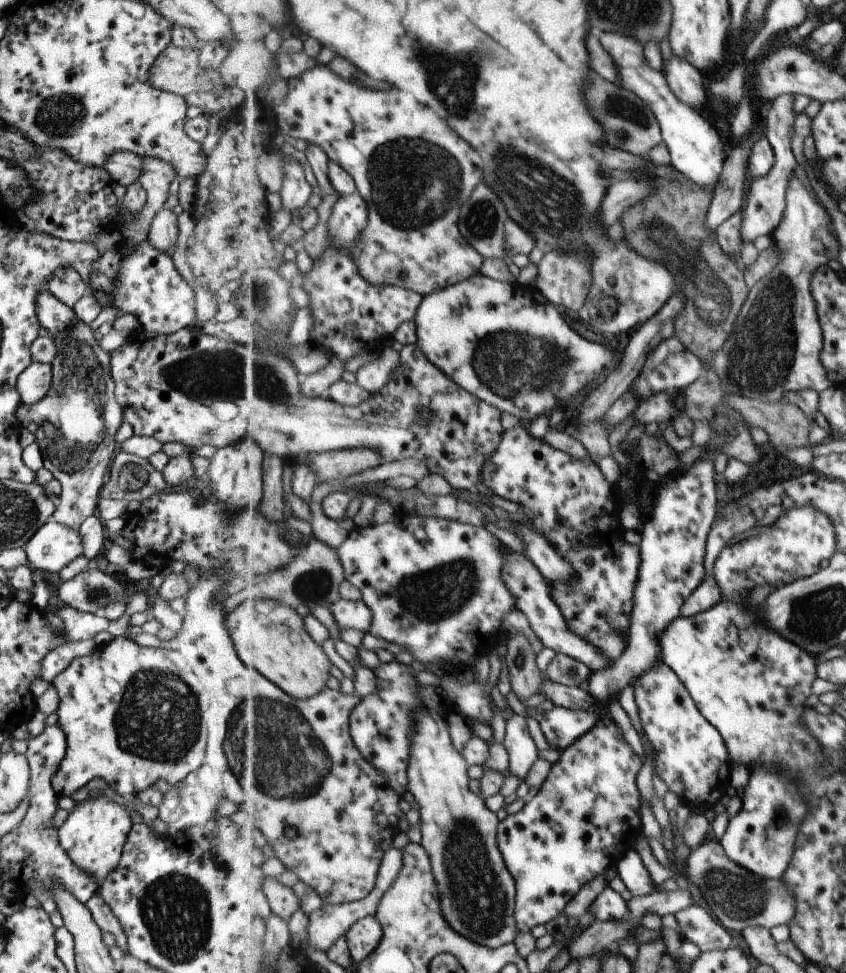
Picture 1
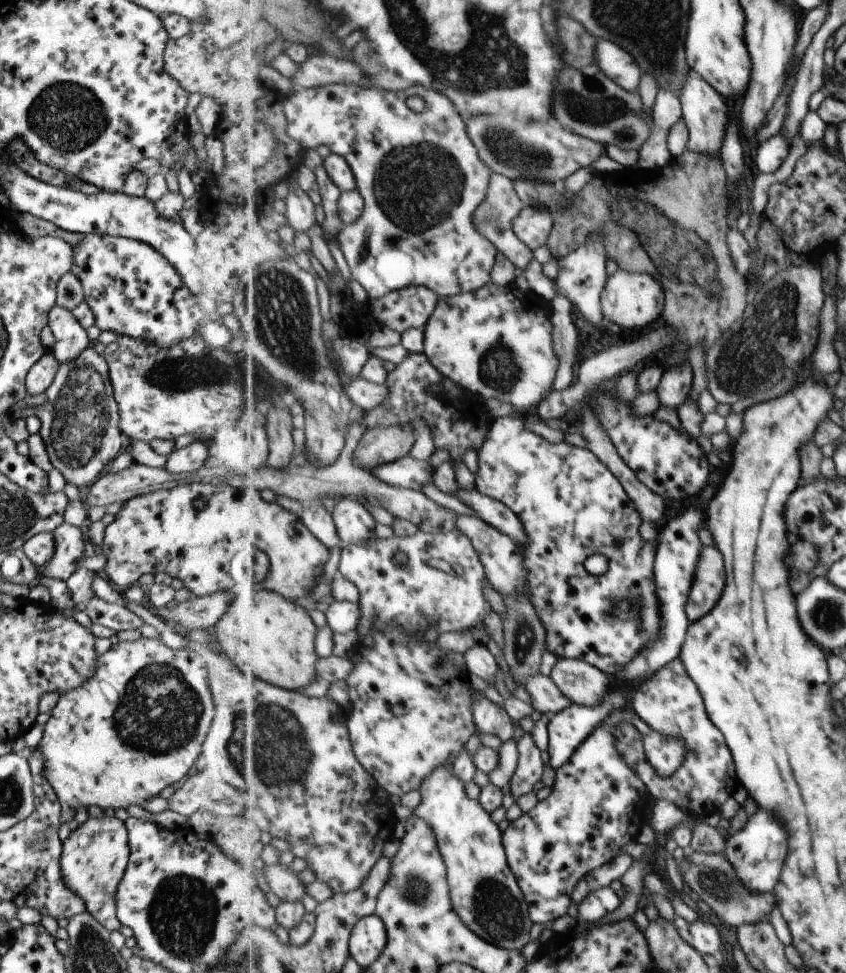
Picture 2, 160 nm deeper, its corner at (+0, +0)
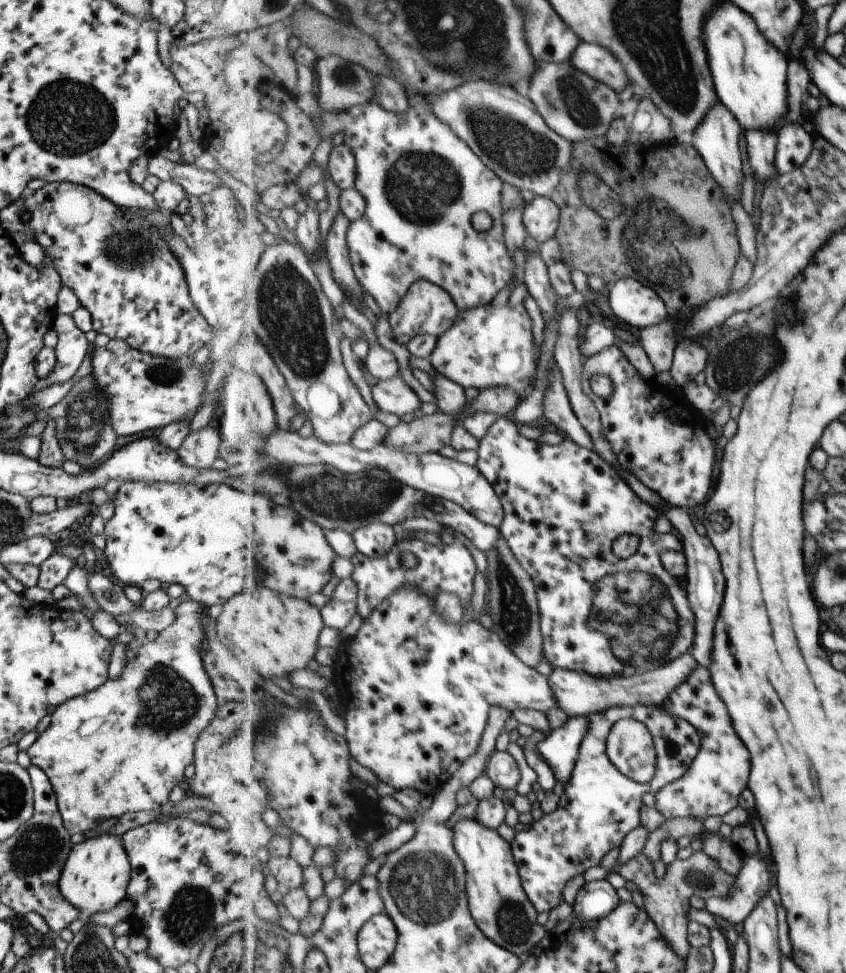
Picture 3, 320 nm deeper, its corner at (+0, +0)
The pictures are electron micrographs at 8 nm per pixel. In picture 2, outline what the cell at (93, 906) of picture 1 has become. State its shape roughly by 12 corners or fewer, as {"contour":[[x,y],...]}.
{"contour":[[88,816],[61,844],[65,886],[107,931],[127,865],[124,822]]}

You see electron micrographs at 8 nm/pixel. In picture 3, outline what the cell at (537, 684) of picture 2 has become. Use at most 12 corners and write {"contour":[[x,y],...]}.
{"contour":[[416,585],[341,643],[352,758],[437,796],[548,678]]}

